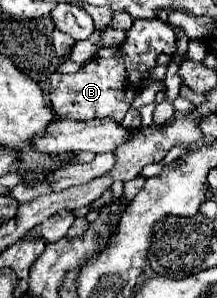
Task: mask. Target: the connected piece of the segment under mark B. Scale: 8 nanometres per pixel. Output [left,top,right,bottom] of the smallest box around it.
[50,19,176,121]

